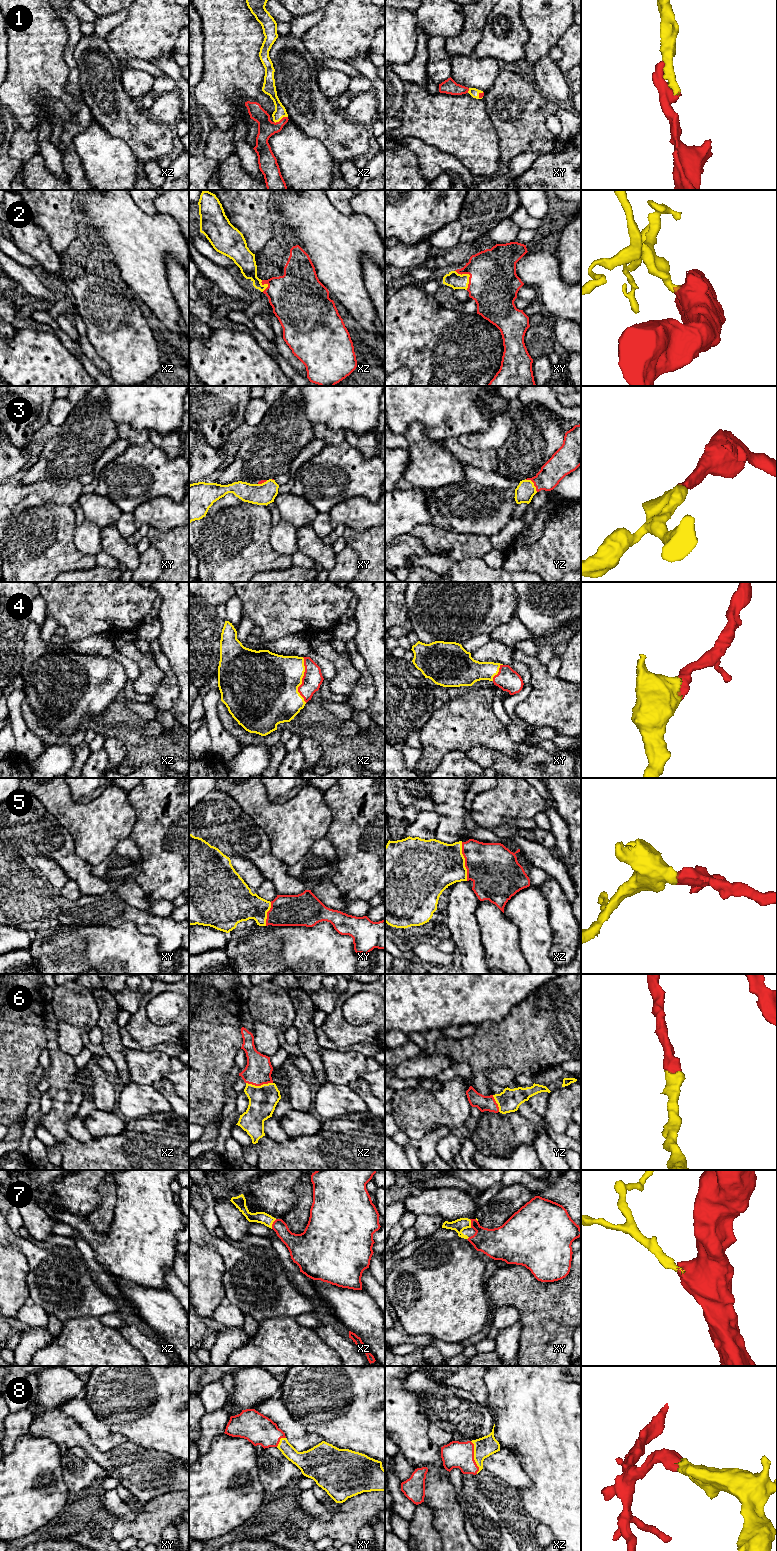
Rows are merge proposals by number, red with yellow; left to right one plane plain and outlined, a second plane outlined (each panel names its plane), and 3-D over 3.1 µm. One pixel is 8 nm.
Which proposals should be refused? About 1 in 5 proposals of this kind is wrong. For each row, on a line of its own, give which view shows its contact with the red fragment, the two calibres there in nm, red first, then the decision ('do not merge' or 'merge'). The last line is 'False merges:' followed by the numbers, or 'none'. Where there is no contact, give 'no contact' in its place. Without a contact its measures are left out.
1: xz | 140/90 nm | merge
2: xy | 400/130 nm | merge
3: yz | 190/150 nm | merge
4: xz | 160/440 nm | merge
5: xz | 400/400 nm | merge
6: xz | 220/220 nm | merge
7: xz | 160/100 nm | merge
8: xz | 220/160 nm | merge
False merges: none

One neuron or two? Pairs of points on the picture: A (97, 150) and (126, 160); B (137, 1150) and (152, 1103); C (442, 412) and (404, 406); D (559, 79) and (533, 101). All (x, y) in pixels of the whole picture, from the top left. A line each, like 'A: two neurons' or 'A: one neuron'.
A: one neuron
B: two neurons
C: one neuron
D: two neurons

